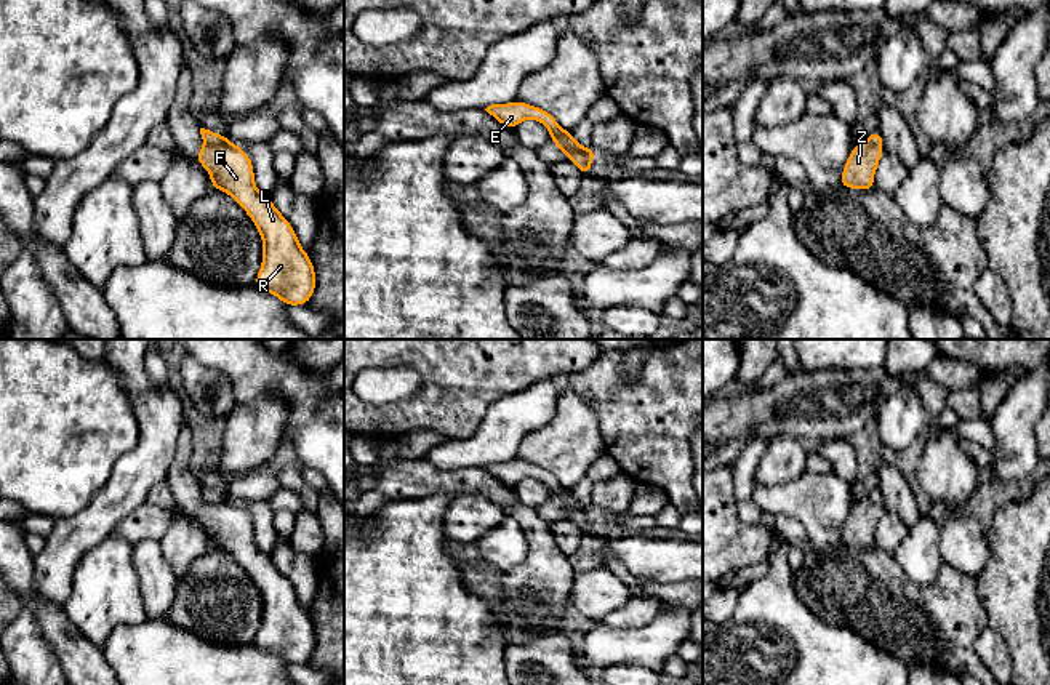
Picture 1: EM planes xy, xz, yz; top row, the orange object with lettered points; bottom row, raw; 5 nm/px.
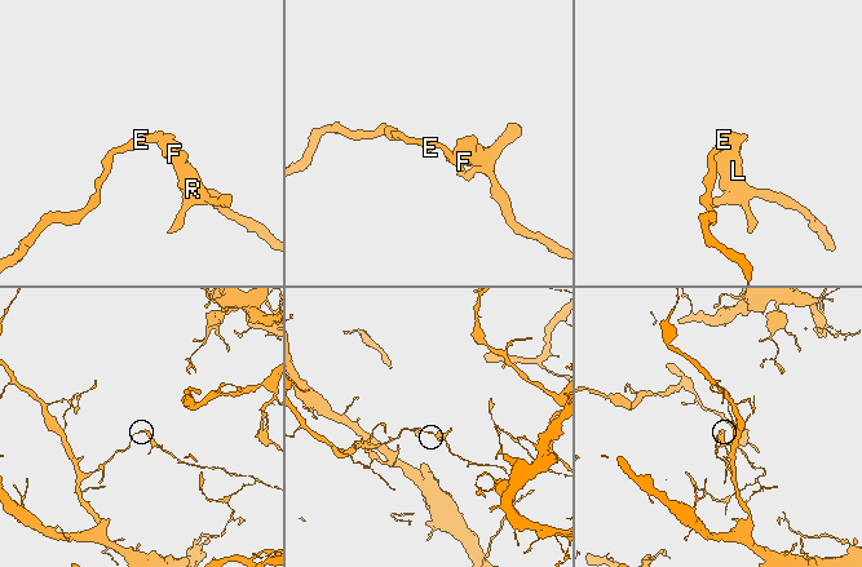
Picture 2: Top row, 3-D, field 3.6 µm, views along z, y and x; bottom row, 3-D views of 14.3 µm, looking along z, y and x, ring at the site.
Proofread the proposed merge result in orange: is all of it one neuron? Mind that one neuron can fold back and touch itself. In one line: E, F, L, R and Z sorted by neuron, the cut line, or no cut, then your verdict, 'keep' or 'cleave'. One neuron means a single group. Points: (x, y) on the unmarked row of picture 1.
groups E / F L R Z; cut xz (564, 508), (586, 511), (593, 516); cleave

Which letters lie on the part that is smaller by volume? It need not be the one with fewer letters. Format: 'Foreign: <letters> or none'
Foreign: F, L, R, Z

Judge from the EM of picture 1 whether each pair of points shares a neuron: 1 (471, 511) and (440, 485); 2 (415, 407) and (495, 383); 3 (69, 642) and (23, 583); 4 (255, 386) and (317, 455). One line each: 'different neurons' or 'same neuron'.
1: different neurons
2: same neuron
3: same neuron
4: same neuron

